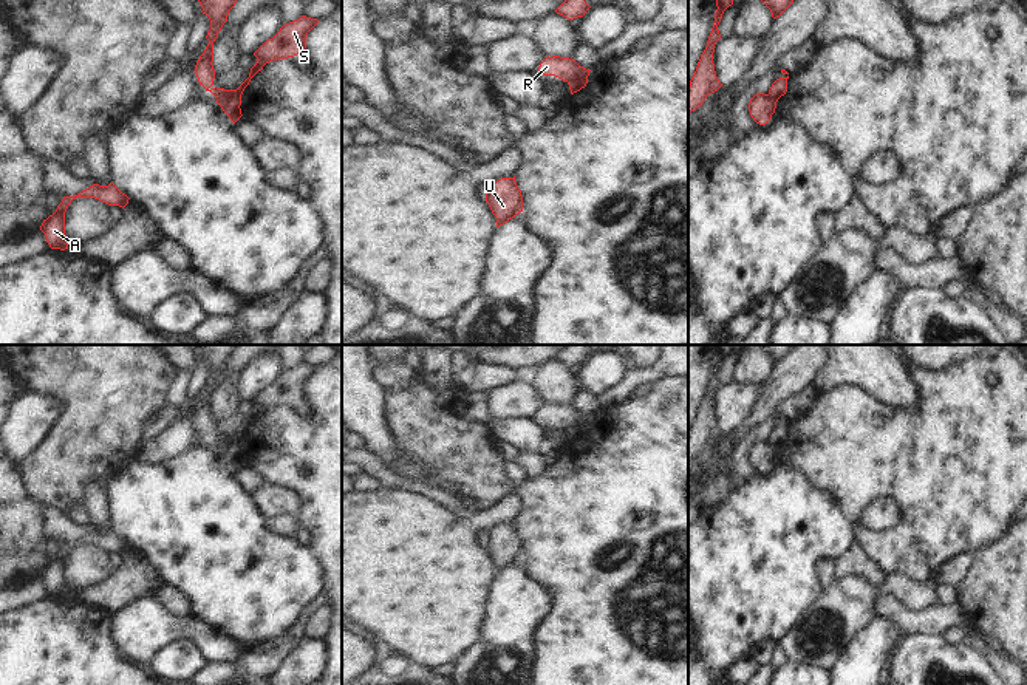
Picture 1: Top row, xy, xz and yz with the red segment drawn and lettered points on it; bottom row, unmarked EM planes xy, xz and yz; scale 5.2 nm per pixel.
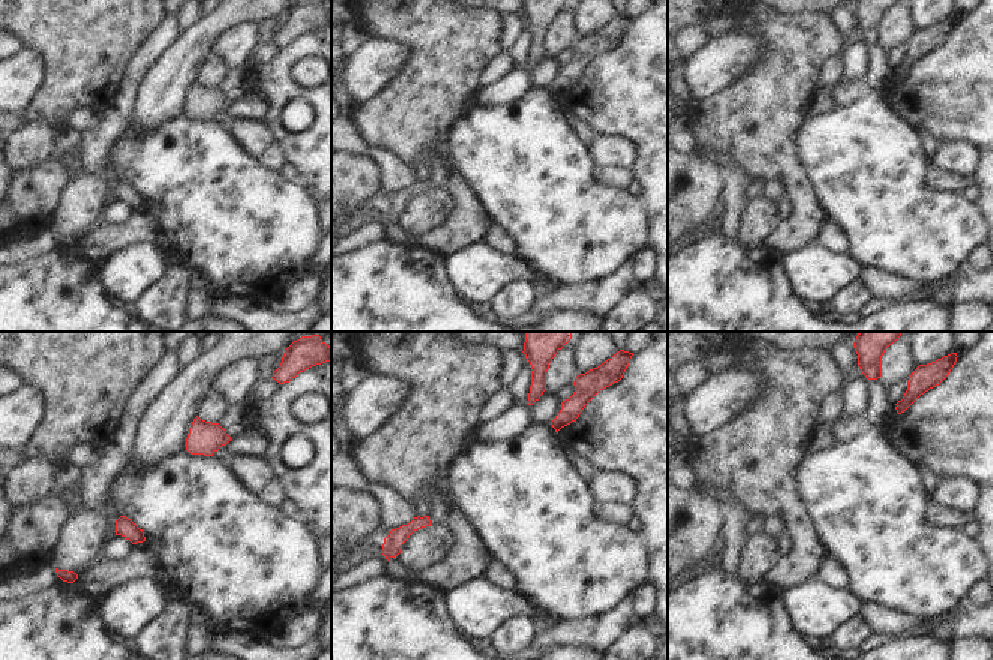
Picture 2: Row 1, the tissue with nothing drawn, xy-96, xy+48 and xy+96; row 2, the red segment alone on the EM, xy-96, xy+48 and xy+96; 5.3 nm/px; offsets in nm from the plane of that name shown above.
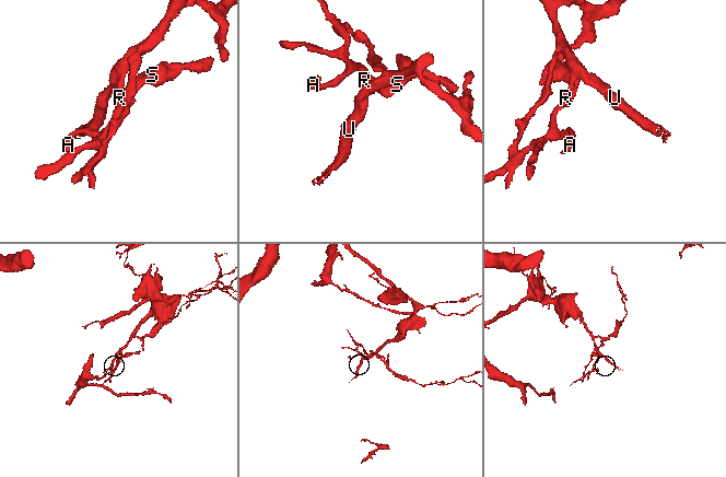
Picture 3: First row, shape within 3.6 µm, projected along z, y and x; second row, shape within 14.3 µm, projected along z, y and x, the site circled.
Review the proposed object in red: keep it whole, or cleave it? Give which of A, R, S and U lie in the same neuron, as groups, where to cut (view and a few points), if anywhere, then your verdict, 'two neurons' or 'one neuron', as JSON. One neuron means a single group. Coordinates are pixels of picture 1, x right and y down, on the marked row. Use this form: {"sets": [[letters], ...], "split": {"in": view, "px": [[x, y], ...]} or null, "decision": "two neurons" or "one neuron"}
{"sets": [["A", "R", "U"], ["S"]], "split": {"in": "xy", "px": [[223, 92], [240, 96]]}, "decision": "two neurons"}

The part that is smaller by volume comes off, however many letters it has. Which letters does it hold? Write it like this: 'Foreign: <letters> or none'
Foreign: S

